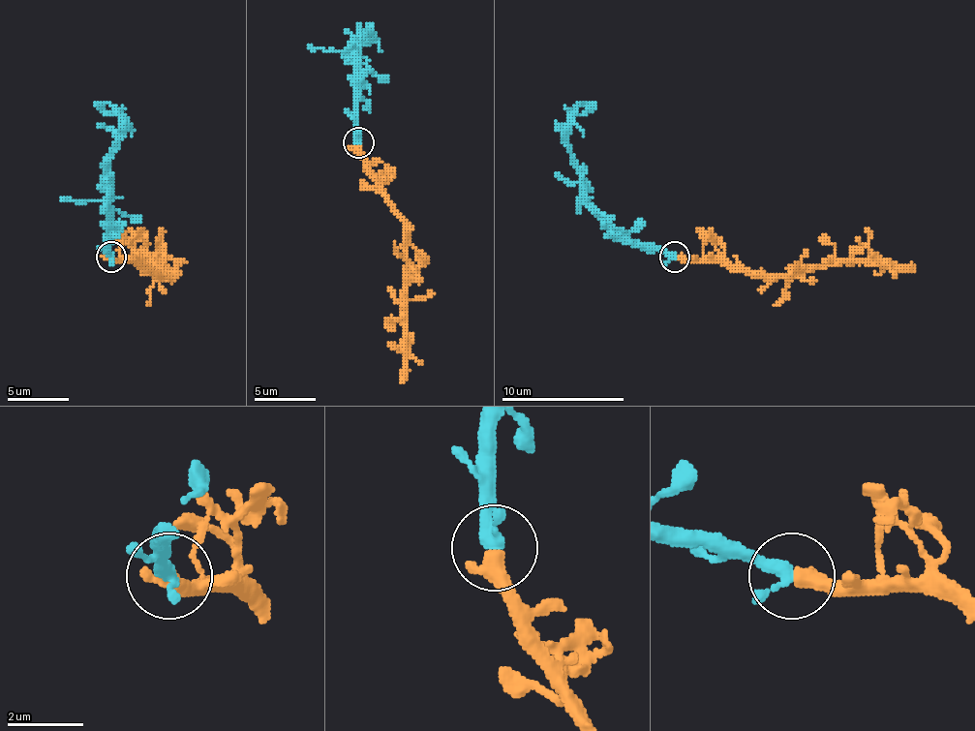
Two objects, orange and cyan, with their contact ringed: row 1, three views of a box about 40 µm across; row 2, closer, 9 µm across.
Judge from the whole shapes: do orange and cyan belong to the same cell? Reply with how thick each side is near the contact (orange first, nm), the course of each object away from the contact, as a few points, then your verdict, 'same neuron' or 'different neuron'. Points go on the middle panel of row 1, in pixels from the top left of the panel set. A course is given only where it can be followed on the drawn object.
480/400 nm | orange via (357, 143), (379, 192), (404, 223), (407, 364), (400, 382) | cyan via (357, 143), (357, 54), (354, 51), (370, 36), (345, 63) | same neuron

